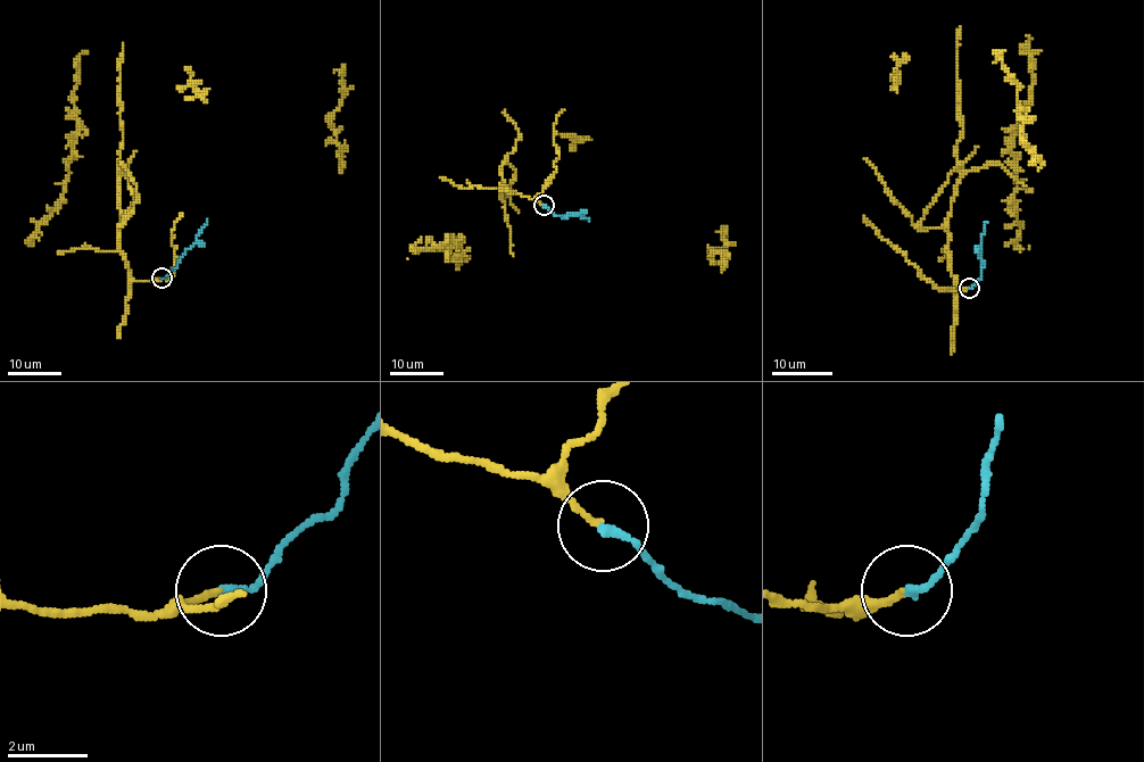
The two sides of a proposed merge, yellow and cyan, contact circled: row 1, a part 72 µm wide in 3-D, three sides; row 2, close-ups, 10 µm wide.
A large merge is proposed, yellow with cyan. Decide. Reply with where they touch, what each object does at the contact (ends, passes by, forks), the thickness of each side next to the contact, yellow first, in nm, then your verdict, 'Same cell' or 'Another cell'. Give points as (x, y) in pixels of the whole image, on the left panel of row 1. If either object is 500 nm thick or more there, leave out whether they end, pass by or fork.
Place: (162, 278). At the ring yellow ends. At the ring cyan ends. Thickness 150 nm (yellow) against 200 nm. Same cell

